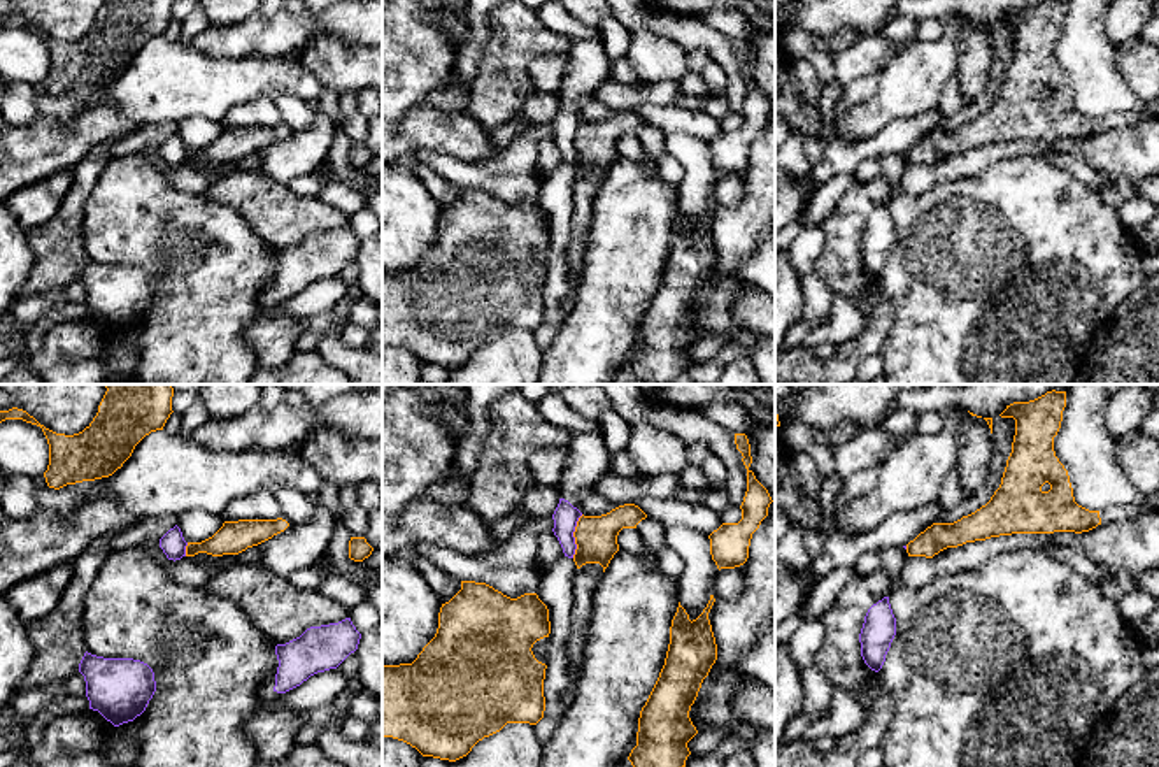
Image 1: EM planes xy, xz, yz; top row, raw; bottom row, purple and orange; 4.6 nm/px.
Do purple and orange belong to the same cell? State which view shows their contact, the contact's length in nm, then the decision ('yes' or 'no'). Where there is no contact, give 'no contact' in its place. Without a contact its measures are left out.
xz | 200 nm | no

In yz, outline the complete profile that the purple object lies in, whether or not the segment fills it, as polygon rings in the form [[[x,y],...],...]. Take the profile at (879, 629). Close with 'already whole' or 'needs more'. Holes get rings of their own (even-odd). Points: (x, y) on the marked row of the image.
[[[884,597],[868,609],[859,634],[861,656],[871,670],[882,669],[894,635],[896,618],[889,597]]] | already whole

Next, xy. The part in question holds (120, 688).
[[[84,653],[79,672],[86,681],[89,709],[114,727],[140,716],[156,692],[153,669],[133,658],[103,658]]] | already whole

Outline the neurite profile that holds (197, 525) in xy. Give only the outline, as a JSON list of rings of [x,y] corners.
[[[188,511],[177,516],[177,527],[181,528],[186,542],[202,542],[212,537],[223,523],[224,520],[221,514],[210,514],[205,511]]]

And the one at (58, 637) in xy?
[[[114,534],[93,541],[75,560],[74,576],[60,604],[44,618],[28,625],[28,637],[35,649],[33,660],[18,690],[49,681],[65,681],[79,670],[84,646],[84,599],[95,576],[107,558],[107,544]]]

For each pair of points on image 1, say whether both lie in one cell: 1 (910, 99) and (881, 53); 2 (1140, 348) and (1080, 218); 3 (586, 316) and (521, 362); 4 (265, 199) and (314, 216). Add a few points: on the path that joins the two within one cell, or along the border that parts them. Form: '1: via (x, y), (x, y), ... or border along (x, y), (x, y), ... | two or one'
1: border along (902, 50), (879, 72) | two
2: border along (1140, 285), (1095, 334) | two
3: border along (542, 355), (544, 365) | two
4: via (277, 211), (283, 216), (302, 216) | one

